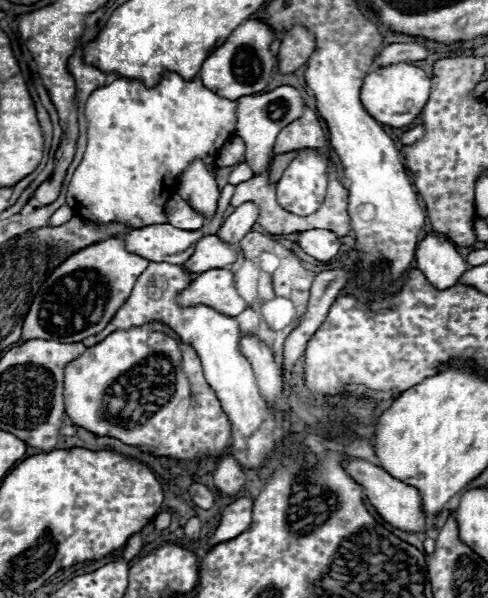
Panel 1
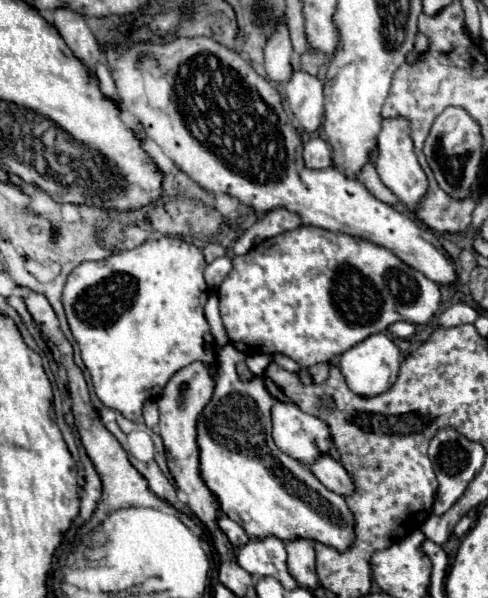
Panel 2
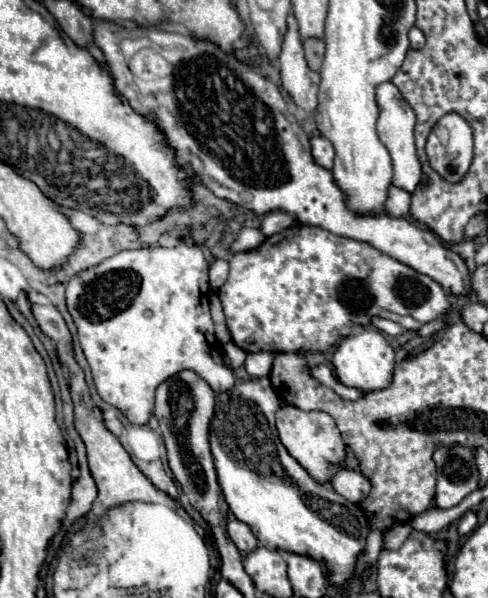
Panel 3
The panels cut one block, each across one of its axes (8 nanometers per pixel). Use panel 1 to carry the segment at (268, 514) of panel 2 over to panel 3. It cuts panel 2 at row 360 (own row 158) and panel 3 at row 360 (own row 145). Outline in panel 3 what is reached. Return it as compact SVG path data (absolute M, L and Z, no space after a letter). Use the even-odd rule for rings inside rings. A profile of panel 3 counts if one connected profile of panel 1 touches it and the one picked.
M228 342L224 344L224 362L236 372L238 366L244 364L244 358L246 358L246 352L242 348L238 348L234 342Z

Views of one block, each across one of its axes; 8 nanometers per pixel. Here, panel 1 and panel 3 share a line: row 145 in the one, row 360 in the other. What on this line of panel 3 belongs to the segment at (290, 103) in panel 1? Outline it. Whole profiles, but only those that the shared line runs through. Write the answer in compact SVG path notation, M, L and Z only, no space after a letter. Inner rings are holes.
M256 352L256 354L248 354L244 368L252 378L268 378L272 372L272 360L274 354L272 352Z

